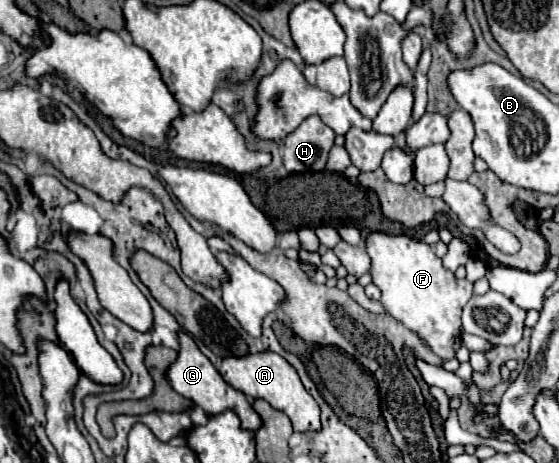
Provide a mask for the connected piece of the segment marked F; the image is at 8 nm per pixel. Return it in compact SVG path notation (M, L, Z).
M371 232L365 248L373 258L371 276L383 294L383 308L405 328L415 332L437 356L443 360L455 358L455 352L461 348L461 342L457 342L461 340L461 312L473 296L473 284L469 280L459 282L453 272L445 270L441 258L437 258L433 248L425 242Z

